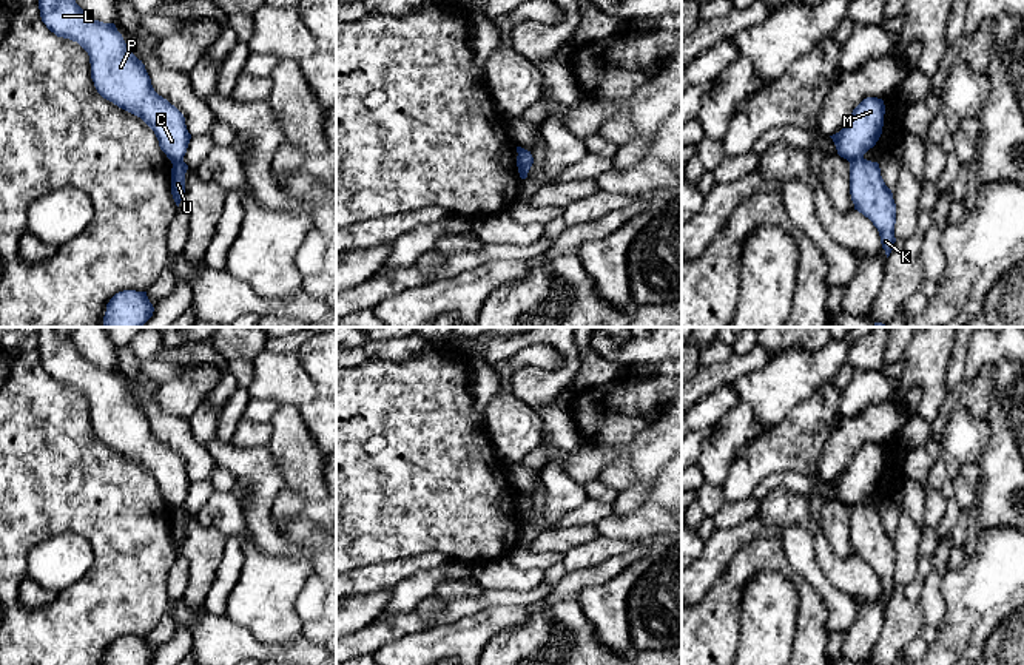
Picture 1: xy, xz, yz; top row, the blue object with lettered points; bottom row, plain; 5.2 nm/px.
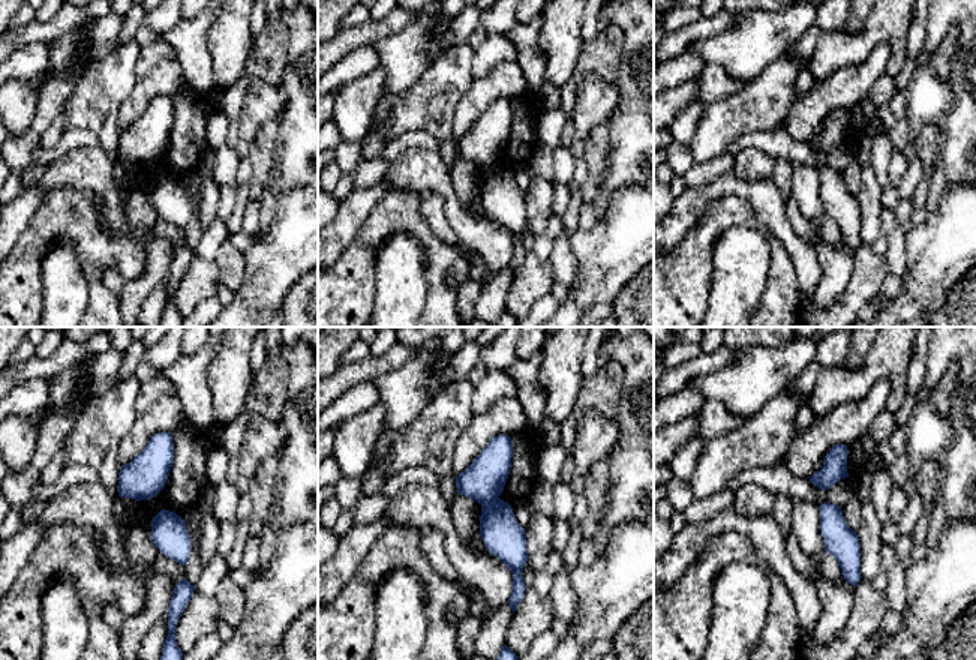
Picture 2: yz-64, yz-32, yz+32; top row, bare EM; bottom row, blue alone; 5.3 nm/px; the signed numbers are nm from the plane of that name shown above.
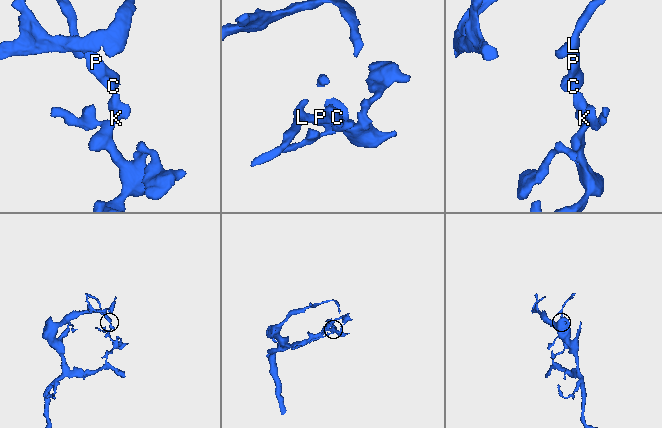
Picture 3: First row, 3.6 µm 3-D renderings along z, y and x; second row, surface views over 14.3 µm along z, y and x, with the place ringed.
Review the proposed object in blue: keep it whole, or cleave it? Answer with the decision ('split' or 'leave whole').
split

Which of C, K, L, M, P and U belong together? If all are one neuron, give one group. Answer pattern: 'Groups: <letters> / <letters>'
Groups: C L M P / K U

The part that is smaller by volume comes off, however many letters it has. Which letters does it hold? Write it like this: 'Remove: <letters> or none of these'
Remove: C, L, M, P

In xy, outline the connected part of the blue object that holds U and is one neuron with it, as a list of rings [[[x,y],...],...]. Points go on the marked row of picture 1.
[[[184,160],[173,164],[173,168],[171,168],[171,194],[173,194],[173,199],[177,207],[185,194],[185,173],[187,173],[187,170],[188,170],[188,165]]]

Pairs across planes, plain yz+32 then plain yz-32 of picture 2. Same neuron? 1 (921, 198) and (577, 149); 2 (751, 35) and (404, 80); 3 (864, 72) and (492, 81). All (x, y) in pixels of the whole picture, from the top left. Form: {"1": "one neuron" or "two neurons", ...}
{"1": "two neurons", "2": "one neuron", "3": "one neuron"}

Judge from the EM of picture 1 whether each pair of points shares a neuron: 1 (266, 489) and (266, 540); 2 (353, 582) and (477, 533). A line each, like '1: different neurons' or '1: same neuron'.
1: same neuron
2: different neurons

